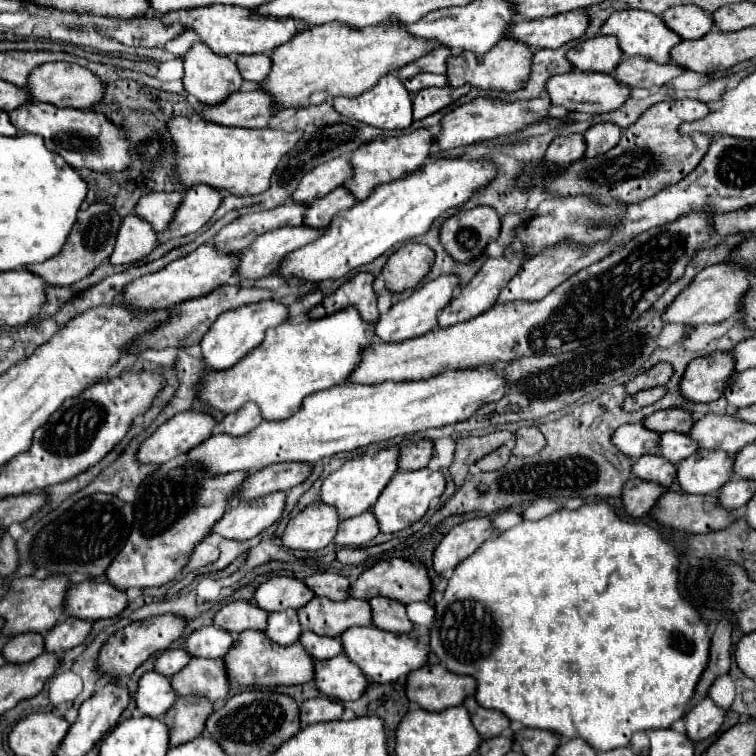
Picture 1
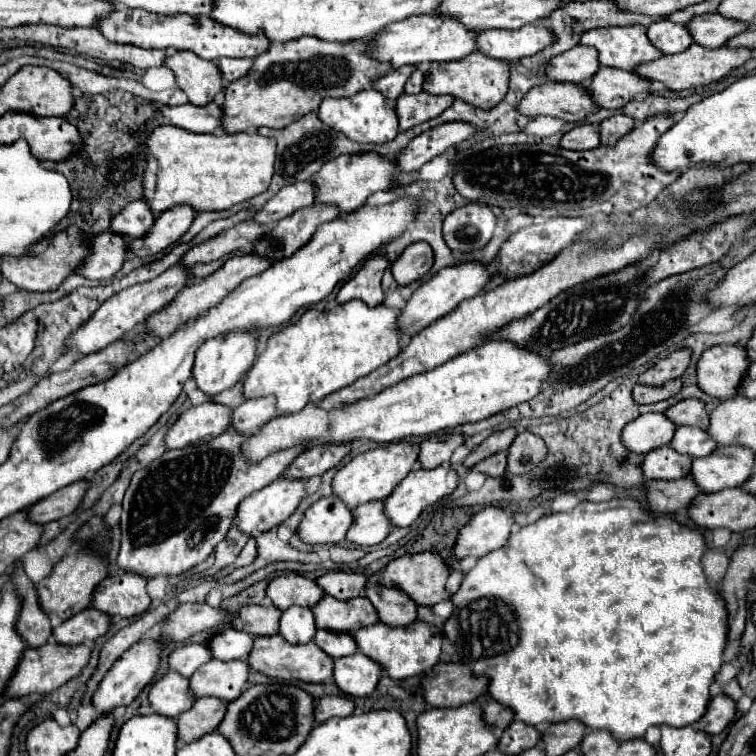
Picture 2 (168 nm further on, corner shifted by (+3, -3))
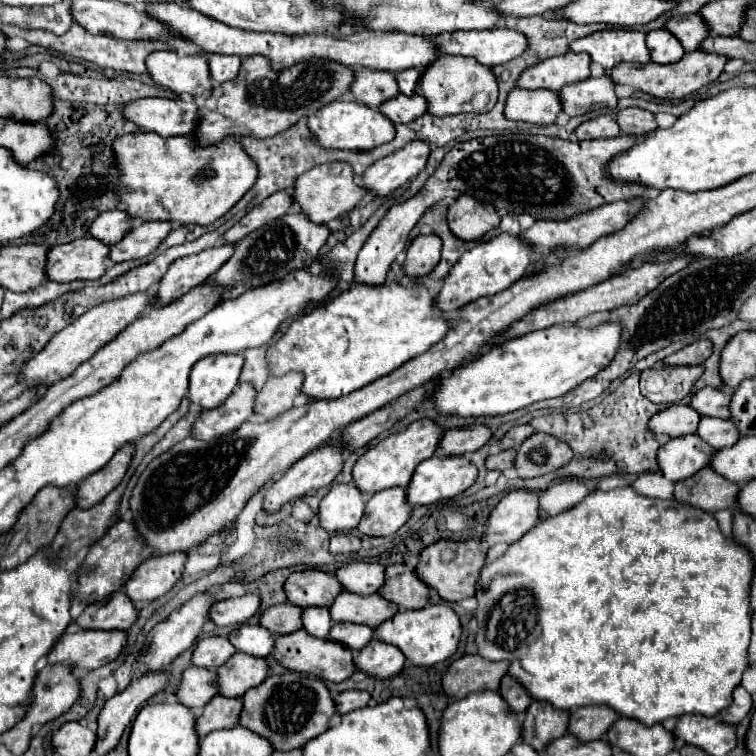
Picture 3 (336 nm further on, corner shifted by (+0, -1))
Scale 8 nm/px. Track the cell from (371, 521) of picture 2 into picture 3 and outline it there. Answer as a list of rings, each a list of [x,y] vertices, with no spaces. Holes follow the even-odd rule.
[[[392,487],[378,491],[366,503],[364,519],[358,525],[358,531],[370,537],[384,537],[396,533],[412,515],[412,507],[406,499],[404,487]]]

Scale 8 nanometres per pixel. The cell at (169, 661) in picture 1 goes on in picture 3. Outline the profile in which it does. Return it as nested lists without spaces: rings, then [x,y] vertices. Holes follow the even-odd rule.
[[[206,637],[200,639],[194,655],[192,655],[192,663],[196,667],[206,667],[206,669],[218,669],[220,665],[224,665],[238,649],[230,643],[230,639],[226,637]]]

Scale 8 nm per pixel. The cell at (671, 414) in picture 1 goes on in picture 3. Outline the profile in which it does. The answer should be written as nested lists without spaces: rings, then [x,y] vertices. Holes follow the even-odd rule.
[[[704,387],[700,389],[694,397],[692,397],[692,407],[700,413],[700,415],[708,415],[708,417],[720,417],[720,419],[728,419],[730,417],[730,399],[732,393],[724,393],[718,387]]]

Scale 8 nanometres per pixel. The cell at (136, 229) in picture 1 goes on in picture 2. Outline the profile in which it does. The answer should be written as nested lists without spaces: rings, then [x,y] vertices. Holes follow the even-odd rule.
[[[105,231],[93,239],[93,255],[77,271],[87,279],[111,279],[127,259],[127,241],[123,235]]]

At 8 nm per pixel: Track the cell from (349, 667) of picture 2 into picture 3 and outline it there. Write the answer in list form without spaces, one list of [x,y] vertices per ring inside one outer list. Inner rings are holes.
[[[372,639],[364,649],[354,653],[354,663],[360,671],[374,675],[378,679],[388,679],[392,675],[398,675],[406,663],[404,653],[380,639]]]

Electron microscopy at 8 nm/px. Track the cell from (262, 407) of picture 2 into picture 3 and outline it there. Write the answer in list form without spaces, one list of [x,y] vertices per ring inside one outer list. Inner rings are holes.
[[[290,371],[288,375],[270,375],[266,385],[256,397],[256,413],[264,419],[274,419],[292,407],[294,397],[300,393],[304,373]]]

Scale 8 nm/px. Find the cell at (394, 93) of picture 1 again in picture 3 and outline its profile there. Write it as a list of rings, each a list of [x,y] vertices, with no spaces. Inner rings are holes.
[[[334,101],[308,117],[308,129],[316,143],[324,149],[348,149],[348,151],[370,151],[378,145],[394,139],[394,125],[390,119],[372,111],[370,107],[356,101]]]

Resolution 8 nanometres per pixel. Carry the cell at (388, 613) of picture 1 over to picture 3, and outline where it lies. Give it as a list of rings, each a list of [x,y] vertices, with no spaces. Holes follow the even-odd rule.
[[[388,565],[384,587],[380,587],[378,593],[384,599],[396,603],[400,611],[422,609],[430,599],[430,587],[418,579],[414,567],[408,565]]]

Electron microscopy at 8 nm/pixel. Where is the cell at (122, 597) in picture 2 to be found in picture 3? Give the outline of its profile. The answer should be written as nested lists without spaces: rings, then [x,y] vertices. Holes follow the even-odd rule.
[[[166,553],[166,555],[152,555],[148,557],[128,579],[126,591],[128,597],[138,603],[154,601],[166,595],[176,581],[180,581],[184,565],[188,561],[188,553]]]

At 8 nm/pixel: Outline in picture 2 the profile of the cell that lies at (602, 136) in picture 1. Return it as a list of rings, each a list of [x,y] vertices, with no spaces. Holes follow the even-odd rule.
[[[613,115],[609,119],[605,119],[599,125],[599,135],[601,135],[601,145],[613,145],[619,141],[619,137],[623,137],[625,133],[629,133],[633,129],[635,121],[627,115]]]

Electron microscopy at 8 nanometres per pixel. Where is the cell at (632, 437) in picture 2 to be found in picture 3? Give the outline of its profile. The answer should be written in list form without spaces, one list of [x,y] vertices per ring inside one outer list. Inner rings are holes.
[[[672,405],[652,417],[652,431],[656,431],[656,435],[664,433],[668,437],[680,437],[696,433],[698,423],[700,413],[696,413],[696,409],[690,405]]]

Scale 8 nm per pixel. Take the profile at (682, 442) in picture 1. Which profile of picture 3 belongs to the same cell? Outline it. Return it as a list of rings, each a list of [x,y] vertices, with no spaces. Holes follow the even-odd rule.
[[[702,417],[698,425],[698,435],[716,449],[732,447],[740,439],[740,431],[732,419]]]

